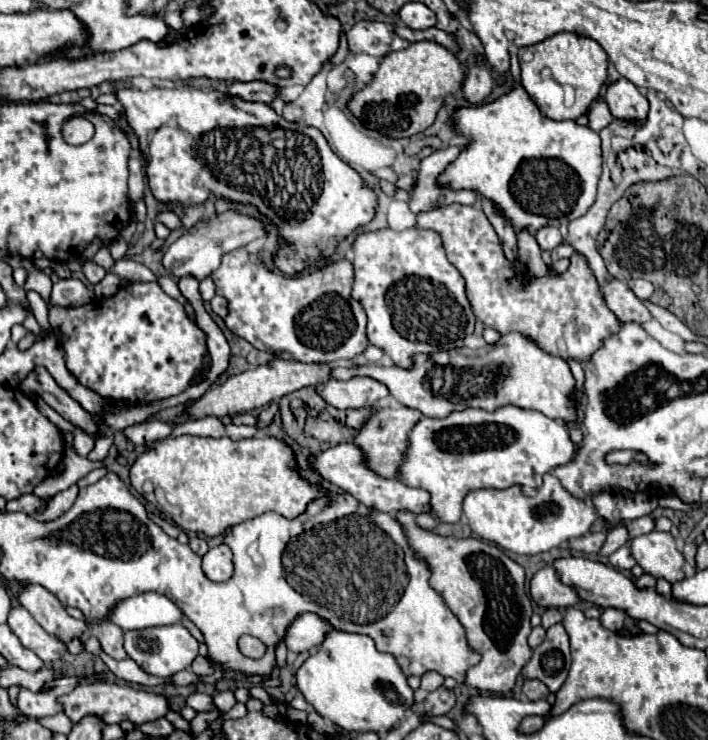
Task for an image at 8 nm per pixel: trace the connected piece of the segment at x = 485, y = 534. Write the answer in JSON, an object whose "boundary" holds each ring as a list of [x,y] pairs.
{"boundary":[[[546,473],[546,479],[542,481],[542,487],[536,489],[534,497],[524,495],[518,485],[508,489],[470,491],[464,497],[462,511],[476,535],[520,555],[536,555],[560,547],[564,541],[584,535],[598,517],[592,505],[570,495],[552,473]]]}

